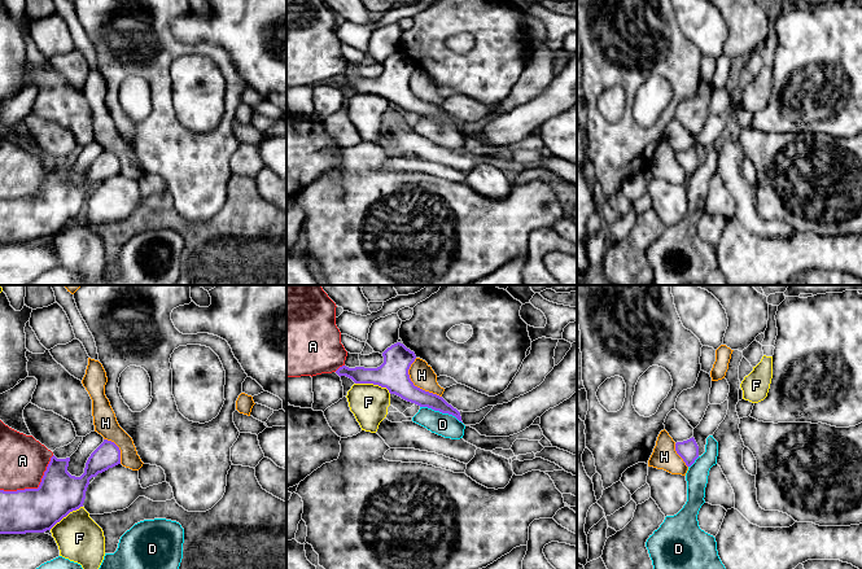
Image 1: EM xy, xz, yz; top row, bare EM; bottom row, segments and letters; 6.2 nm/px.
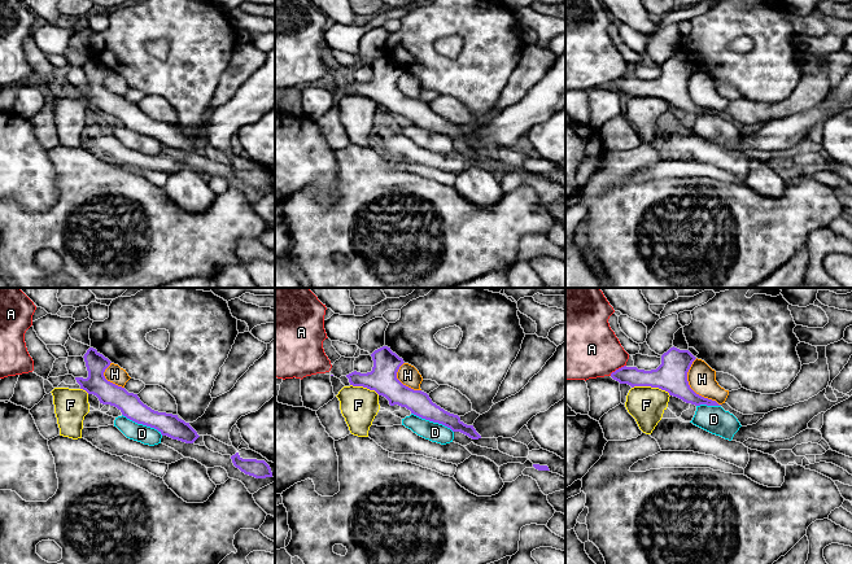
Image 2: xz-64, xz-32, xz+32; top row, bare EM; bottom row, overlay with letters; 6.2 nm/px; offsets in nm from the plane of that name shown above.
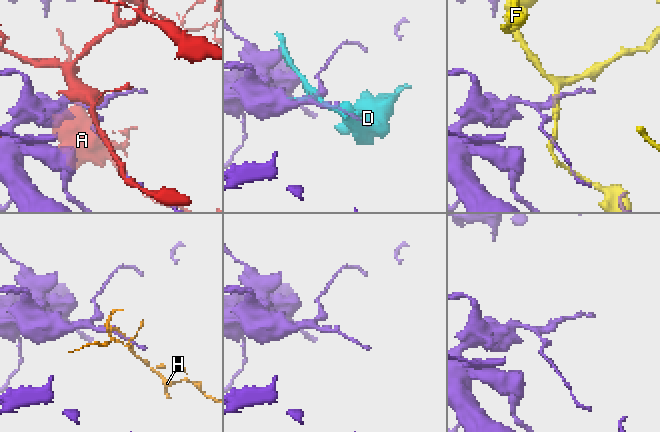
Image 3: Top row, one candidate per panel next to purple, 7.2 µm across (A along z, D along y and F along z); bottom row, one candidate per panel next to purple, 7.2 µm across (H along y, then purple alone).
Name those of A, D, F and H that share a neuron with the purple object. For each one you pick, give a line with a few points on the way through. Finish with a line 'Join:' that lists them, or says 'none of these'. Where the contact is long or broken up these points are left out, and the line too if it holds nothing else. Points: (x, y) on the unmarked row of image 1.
Join: none of these

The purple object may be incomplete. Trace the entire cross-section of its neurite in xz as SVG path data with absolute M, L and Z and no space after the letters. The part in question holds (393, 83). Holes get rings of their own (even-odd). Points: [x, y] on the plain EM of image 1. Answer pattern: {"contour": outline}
{"contour": "M397 52L388 57L382 62L382 66L384 73L377 78L349 78L342 75L336 83L340 87L346 86L351 88L355 93L373 93L386 97L390 104L395 104L407 111L452 124L461 131L460 122L442 106L414 95L408 84L408 79L416 69L414 61L407 58L403 53Z"}

